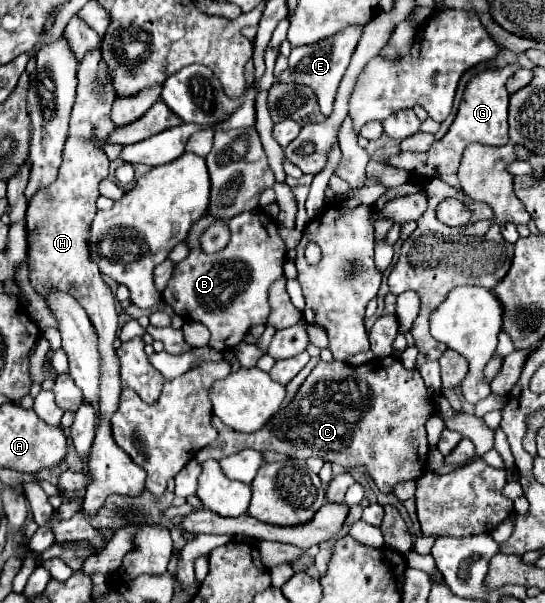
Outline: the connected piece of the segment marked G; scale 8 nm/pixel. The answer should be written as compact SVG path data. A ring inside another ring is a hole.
M506 66L506 68L490 68L490 70L482 70L478 72L474 78L468 80L464 96L462 96L462 104L458 108L458 114L448 130L448 134L434 142L434 146L426 152L426 154L418 154L418 152L400 152L398 156L392 156L388 160L388 164L396 166L396 168L404 168L408 170L418 182L426 182L432 176L444 176L444 174L452 174L458 170L460 158L464 148L470 142L480 142L480 144L488 144L488 146L504 146L508 144L508 134L506 134L506 118L508 118L508 90L506 90L506 80L510 74L514 74L520 66Z

